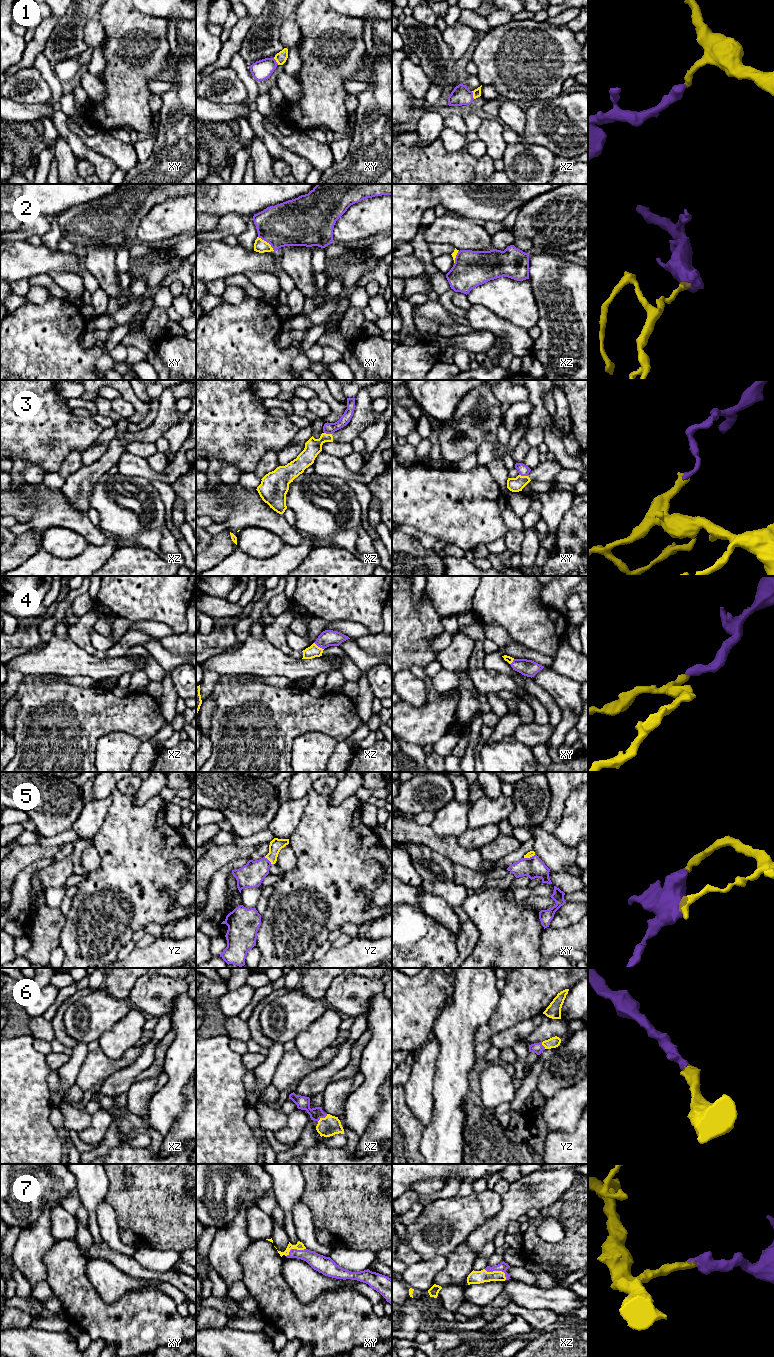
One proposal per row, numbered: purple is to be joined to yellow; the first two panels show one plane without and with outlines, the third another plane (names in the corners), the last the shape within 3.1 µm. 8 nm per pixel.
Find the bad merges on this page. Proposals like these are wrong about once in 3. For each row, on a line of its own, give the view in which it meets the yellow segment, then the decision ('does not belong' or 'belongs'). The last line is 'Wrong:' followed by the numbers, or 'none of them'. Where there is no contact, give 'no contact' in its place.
1: contact in xz; belongs
2: contact in xy; does not belong
3: contact in xy; does not belong
4: contact in xz; belongs
5: contact in yz; belongs
6: contact in xz; belongs
7: contact in xz; belongs
Wrong: 2, 3

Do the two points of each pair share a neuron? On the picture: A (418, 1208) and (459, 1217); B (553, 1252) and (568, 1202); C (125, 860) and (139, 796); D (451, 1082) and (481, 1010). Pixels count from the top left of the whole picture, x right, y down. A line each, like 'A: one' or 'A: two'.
A: two
B: one
C: two
D: one

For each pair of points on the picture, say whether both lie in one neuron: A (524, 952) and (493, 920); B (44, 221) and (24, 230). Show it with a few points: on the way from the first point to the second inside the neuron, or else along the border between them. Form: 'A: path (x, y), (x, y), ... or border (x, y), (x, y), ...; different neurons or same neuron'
A: path (515, 948), (508, 941), (508, 935), (502, 929); same neuron
B: path (41, 225), (29, 227); same neuron

